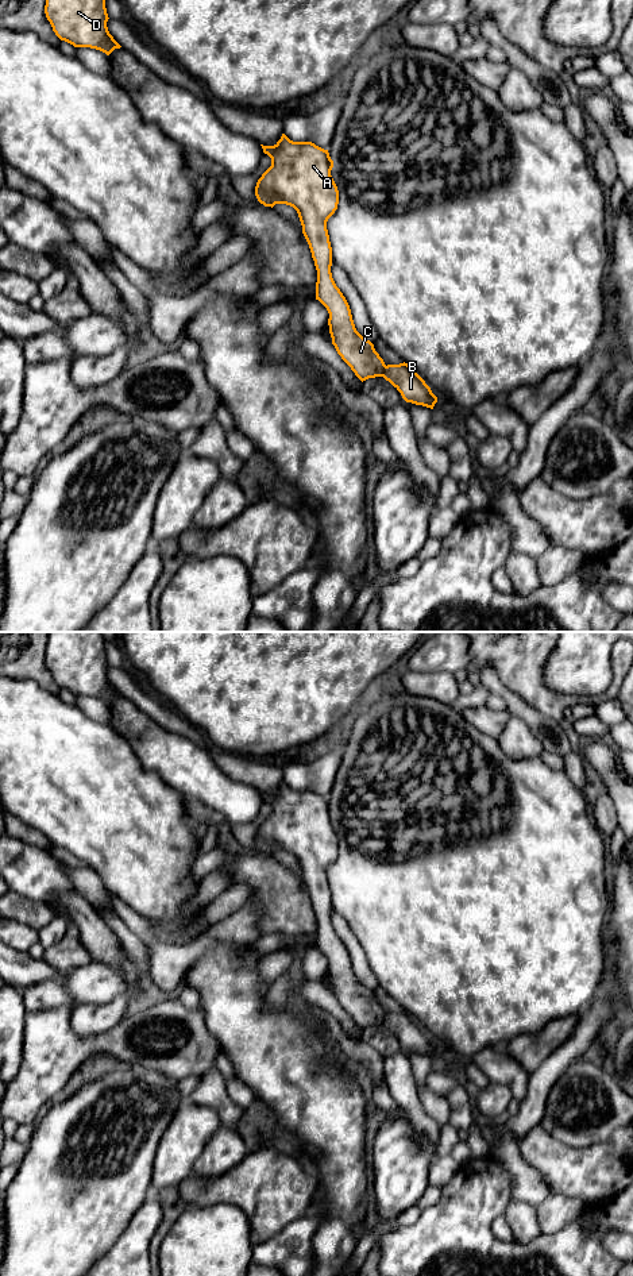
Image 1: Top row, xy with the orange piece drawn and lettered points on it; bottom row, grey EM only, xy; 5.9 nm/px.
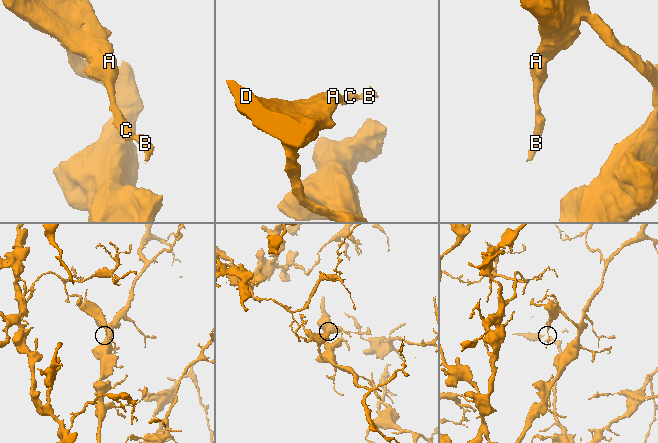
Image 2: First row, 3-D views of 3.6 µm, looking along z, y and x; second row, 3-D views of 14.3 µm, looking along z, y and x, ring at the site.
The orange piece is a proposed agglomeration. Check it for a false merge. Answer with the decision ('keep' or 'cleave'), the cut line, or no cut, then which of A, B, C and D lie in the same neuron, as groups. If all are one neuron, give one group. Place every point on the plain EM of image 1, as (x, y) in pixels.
cleave | xy (386, 1014), (381, 1024) | A C D / B

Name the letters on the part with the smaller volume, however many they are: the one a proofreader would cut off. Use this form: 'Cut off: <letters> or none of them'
Cut off: B

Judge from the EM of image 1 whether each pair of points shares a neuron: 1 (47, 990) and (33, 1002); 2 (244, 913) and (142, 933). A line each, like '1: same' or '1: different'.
1: same
2: same

